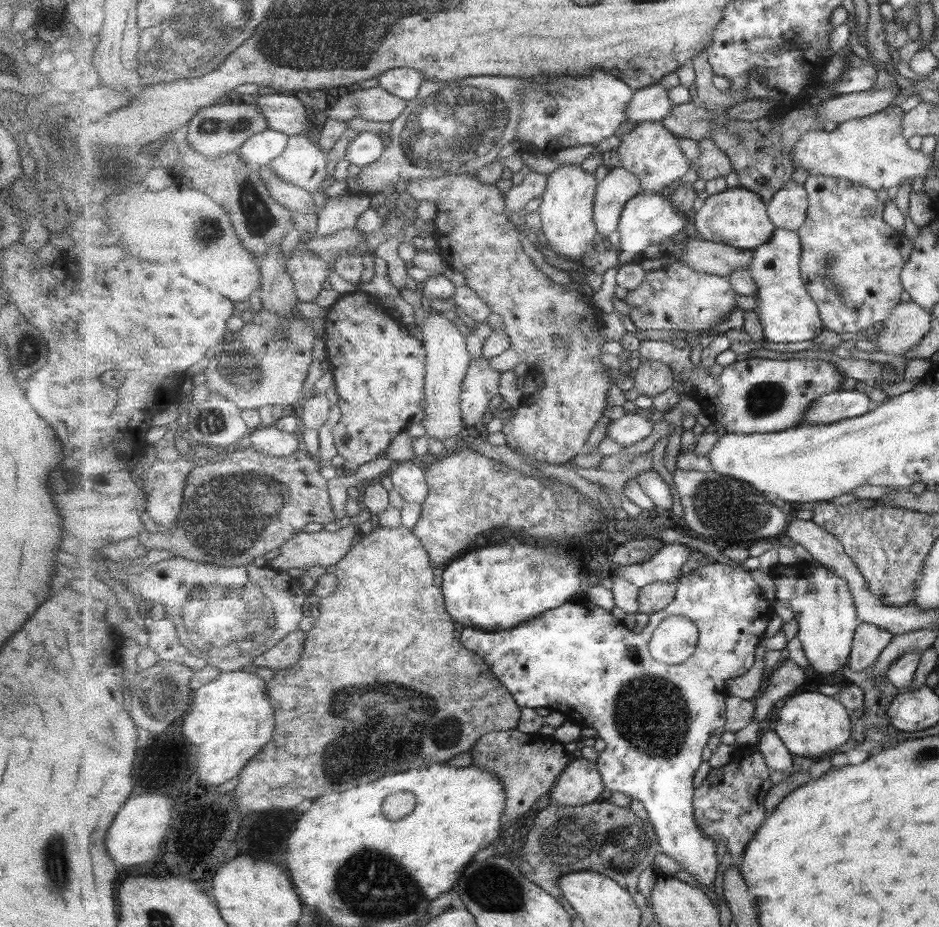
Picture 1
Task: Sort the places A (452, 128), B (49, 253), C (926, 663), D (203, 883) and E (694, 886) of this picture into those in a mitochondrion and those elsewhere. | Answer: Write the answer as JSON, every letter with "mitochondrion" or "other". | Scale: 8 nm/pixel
{"A":"mitochondrion","B":"other","C":"other","D":"other","E":"other"}

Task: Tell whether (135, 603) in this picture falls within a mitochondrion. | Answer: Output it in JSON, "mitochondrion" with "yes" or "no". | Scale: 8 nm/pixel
{"mitochondrion":"no"}

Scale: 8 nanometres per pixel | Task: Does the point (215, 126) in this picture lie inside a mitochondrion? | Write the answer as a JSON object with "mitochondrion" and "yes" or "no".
{"mitochondrion":"yes"}

